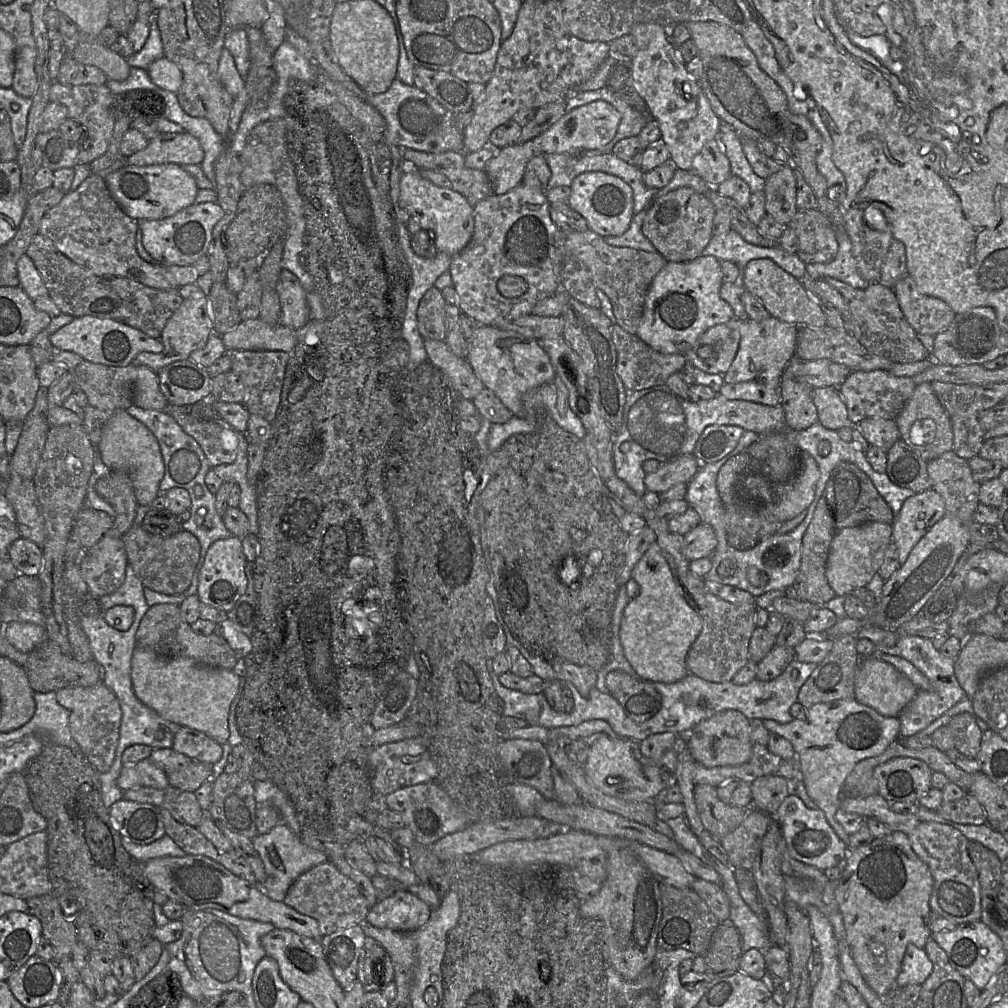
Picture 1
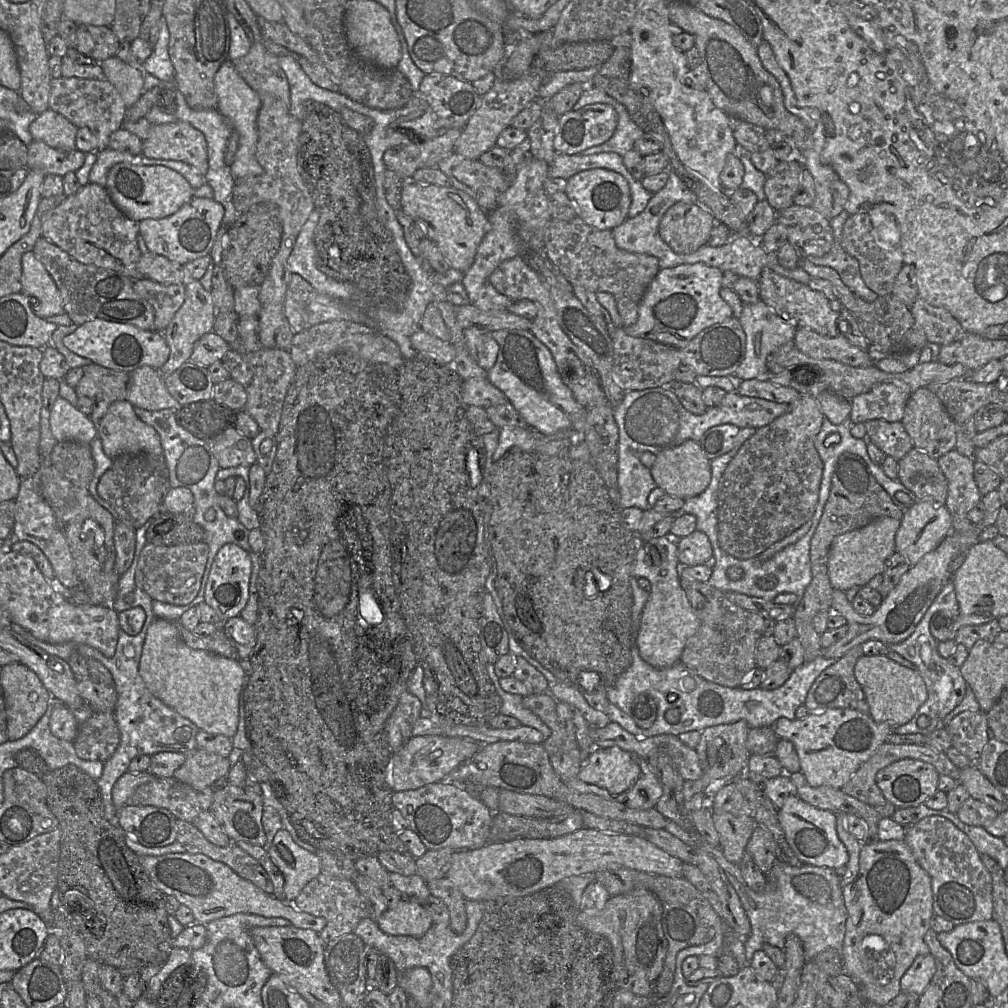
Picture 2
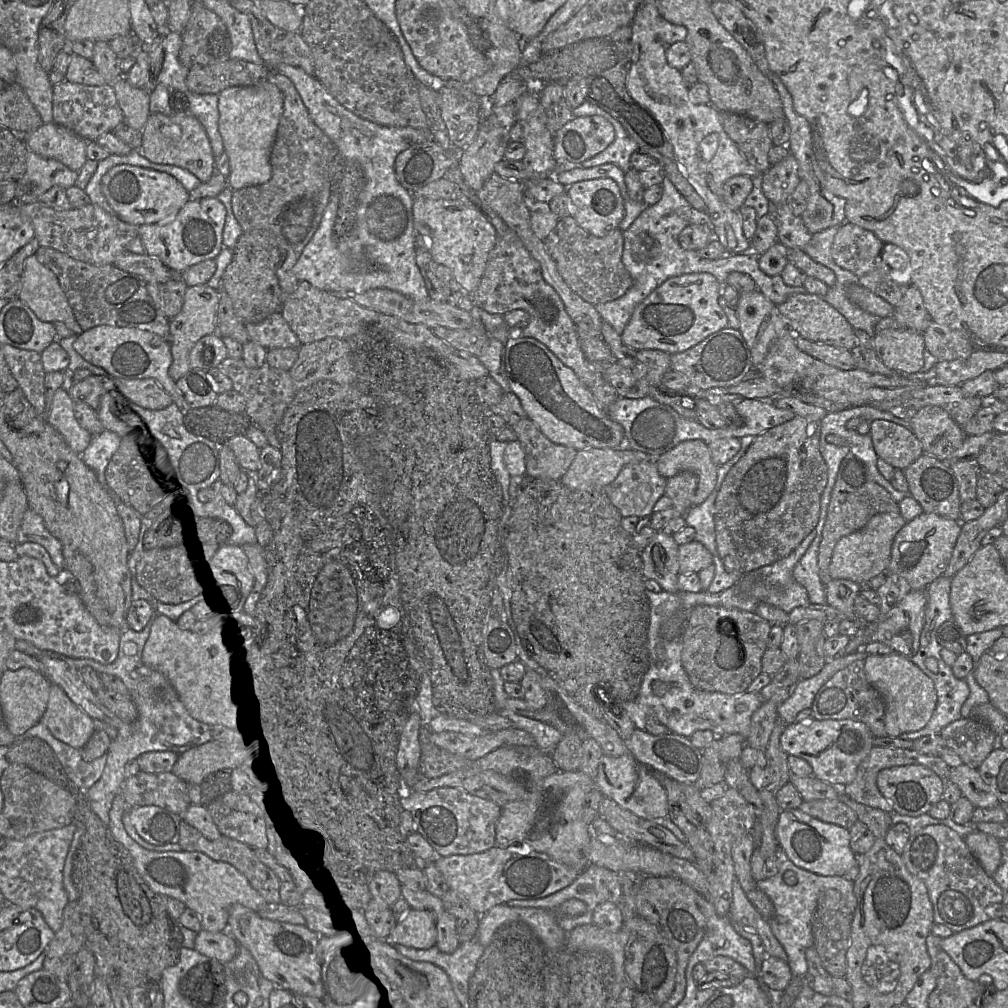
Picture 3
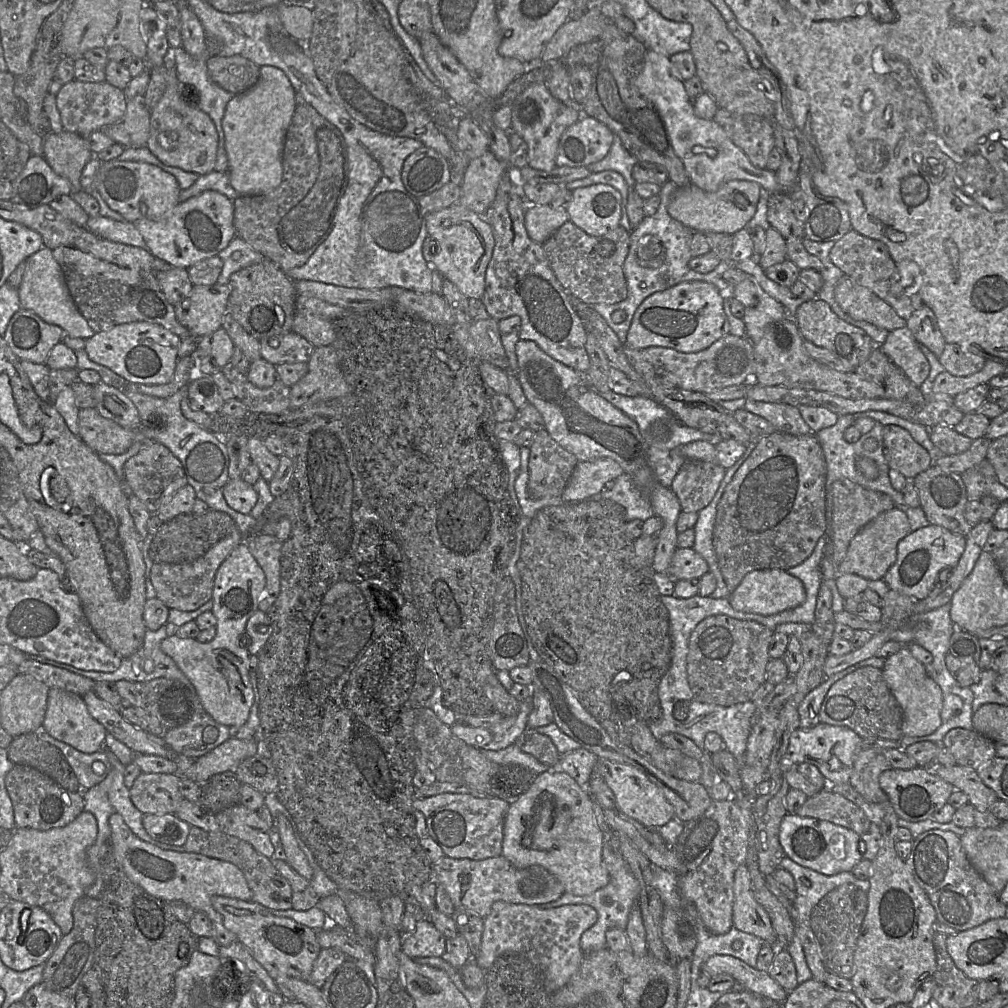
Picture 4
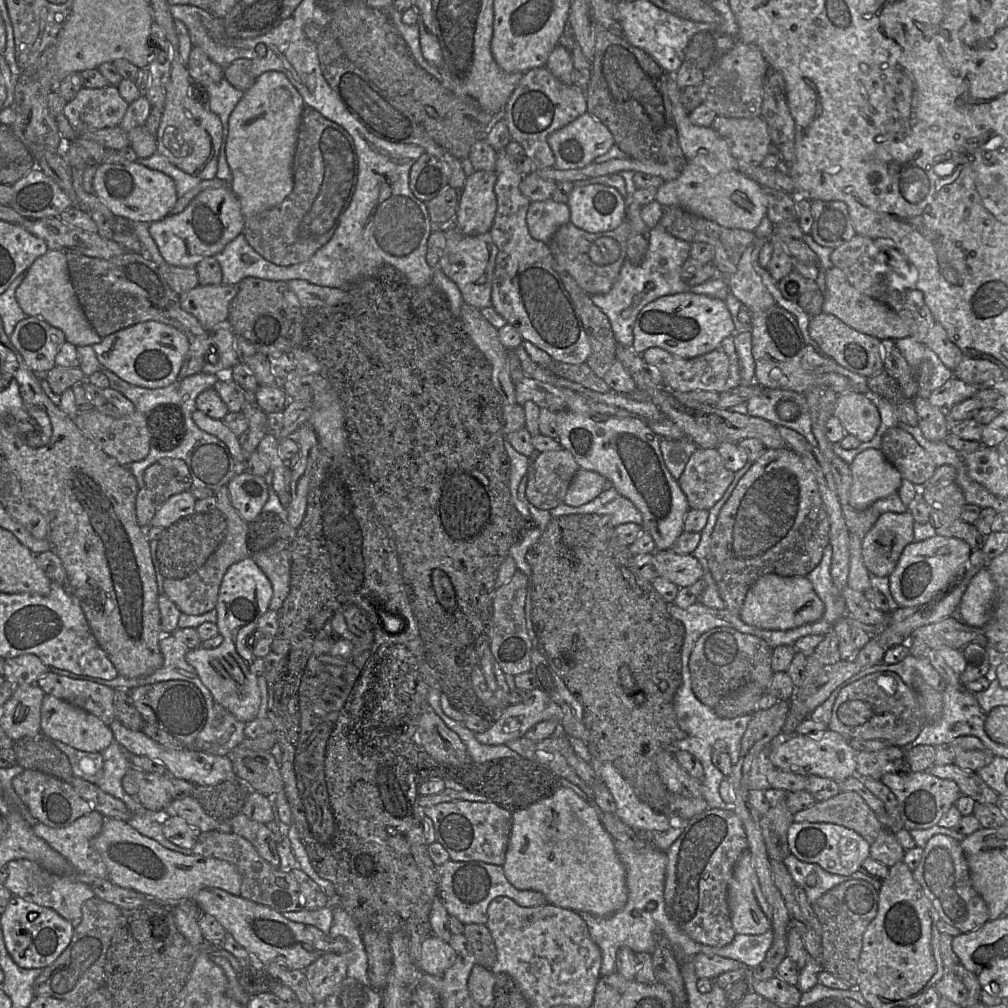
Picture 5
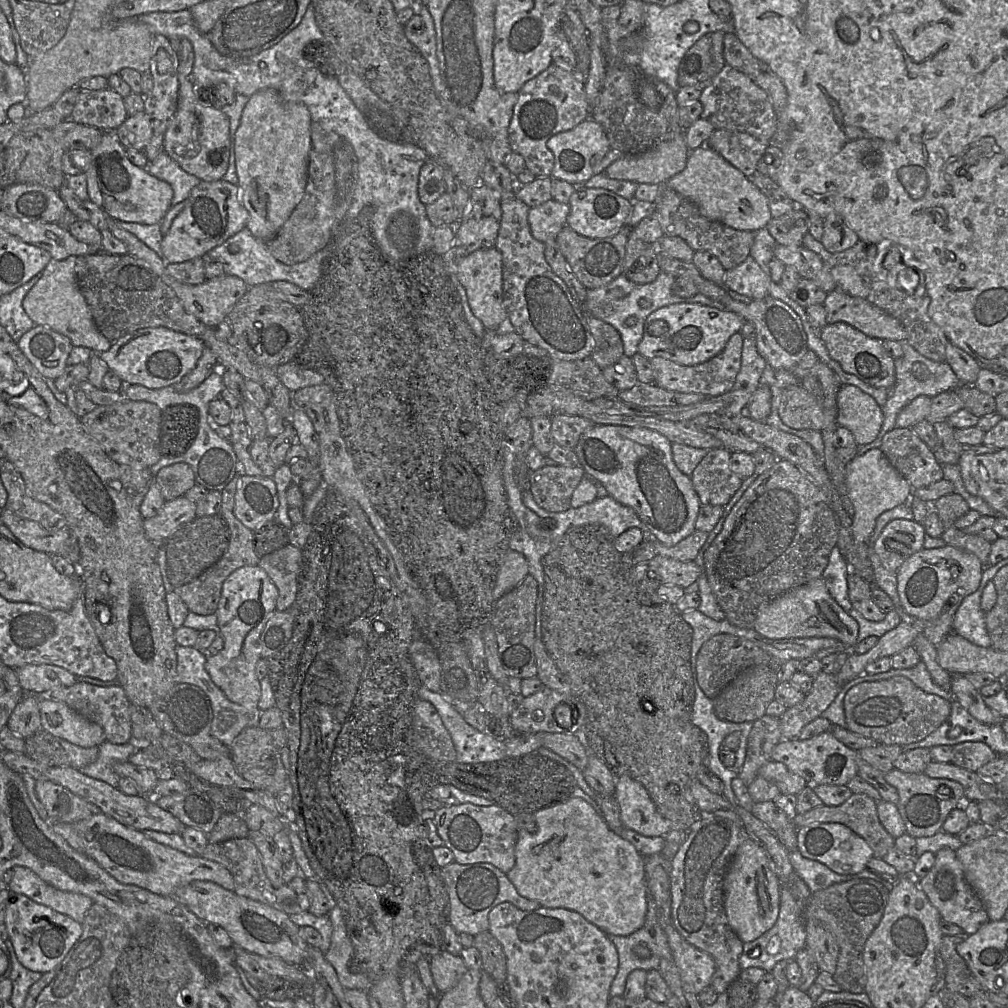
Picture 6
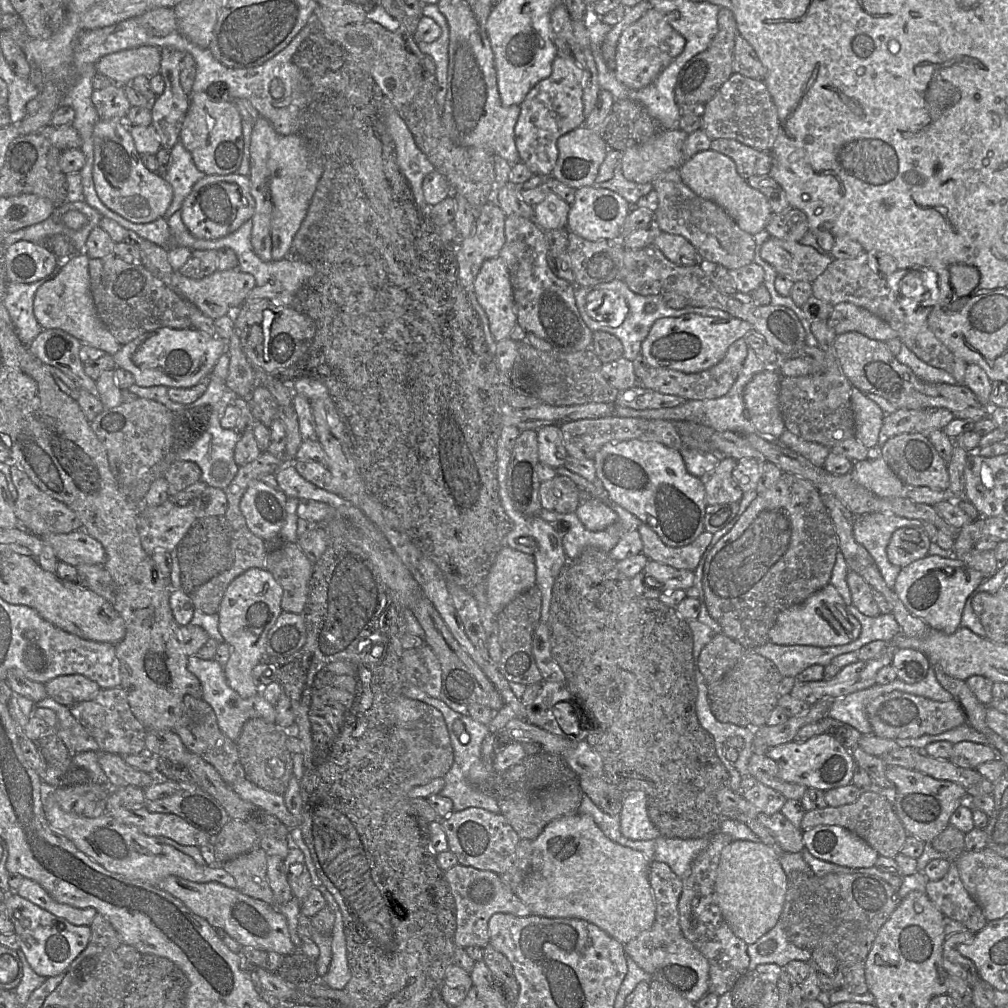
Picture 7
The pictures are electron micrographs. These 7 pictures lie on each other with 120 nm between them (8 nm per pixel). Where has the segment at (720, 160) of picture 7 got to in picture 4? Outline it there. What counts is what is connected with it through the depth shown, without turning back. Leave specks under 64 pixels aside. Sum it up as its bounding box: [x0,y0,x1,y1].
[668,180,761,235]

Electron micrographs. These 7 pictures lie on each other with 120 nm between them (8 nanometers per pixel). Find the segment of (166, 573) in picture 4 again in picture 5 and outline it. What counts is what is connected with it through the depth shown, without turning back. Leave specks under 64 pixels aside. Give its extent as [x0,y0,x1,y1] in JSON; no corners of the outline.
[163,485,251,615]

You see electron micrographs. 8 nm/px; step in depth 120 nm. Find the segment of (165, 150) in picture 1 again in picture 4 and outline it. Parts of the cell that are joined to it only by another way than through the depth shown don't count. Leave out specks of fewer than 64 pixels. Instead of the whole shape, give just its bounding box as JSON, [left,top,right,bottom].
[147,47,219,176]

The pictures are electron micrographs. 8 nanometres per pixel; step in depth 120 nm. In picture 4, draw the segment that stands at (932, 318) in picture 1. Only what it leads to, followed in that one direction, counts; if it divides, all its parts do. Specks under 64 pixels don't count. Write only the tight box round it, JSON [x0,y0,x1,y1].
[938,343,986,377]

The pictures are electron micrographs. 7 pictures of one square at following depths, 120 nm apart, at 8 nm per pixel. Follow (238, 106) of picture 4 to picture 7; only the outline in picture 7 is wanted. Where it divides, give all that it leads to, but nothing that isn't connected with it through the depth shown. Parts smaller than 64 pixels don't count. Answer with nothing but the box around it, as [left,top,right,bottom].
[249,118,322,261]

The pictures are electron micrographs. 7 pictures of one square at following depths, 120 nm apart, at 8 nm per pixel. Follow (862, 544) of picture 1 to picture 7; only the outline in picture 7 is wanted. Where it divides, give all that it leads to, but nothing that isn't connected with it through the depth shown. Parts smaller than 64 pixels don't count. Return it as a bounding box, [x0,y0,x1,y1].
[888,527,931,568]

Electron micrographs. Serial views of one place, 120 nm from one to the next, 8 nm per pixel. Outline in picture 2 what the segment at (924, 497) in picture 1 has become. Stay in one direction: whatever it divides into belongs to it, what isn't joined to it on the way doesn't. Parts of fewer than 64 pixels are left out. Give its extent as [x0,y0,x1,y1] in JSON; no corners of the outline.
[895,501,952,567]

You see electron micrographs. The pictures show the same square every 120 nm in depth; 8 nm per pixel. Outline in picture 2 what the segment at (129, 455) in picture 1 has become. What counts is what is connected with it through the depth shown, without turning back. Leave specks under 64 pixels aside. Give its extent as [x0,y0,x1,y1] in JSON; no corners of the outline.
[98,400,163,459]

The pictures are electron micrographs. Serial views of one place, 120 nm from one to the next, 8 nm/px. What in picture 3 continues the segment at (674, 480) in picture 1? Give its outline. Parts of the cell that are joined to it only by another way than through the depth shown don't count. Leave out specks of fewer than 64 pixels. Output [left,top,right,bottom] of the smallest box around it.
[655,440,718,505]

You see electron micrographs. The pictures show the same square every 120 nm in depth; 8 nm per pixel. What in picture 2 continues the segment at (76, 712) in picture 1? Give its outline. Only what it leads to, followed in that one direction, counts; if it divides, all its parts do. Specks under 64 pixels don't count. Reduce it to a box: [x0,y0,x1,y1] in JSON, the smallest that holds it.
[73,711,120,762]

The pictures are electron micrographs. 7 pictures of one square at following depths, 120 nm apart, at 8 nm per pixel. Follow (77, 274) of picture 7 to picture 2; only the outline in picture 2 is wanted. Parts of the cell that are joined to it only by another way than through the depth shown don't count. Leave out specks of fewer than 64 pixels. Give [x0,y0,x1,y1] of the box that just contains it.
[22,252,65,319]

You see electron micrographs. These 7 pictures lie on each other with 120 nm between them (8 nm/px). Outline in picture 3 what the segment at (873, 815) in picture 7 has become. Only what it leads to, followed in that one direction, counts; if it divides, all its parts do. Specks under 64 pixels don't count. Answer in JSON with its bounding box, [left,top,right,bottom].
[799,800,857,829]

